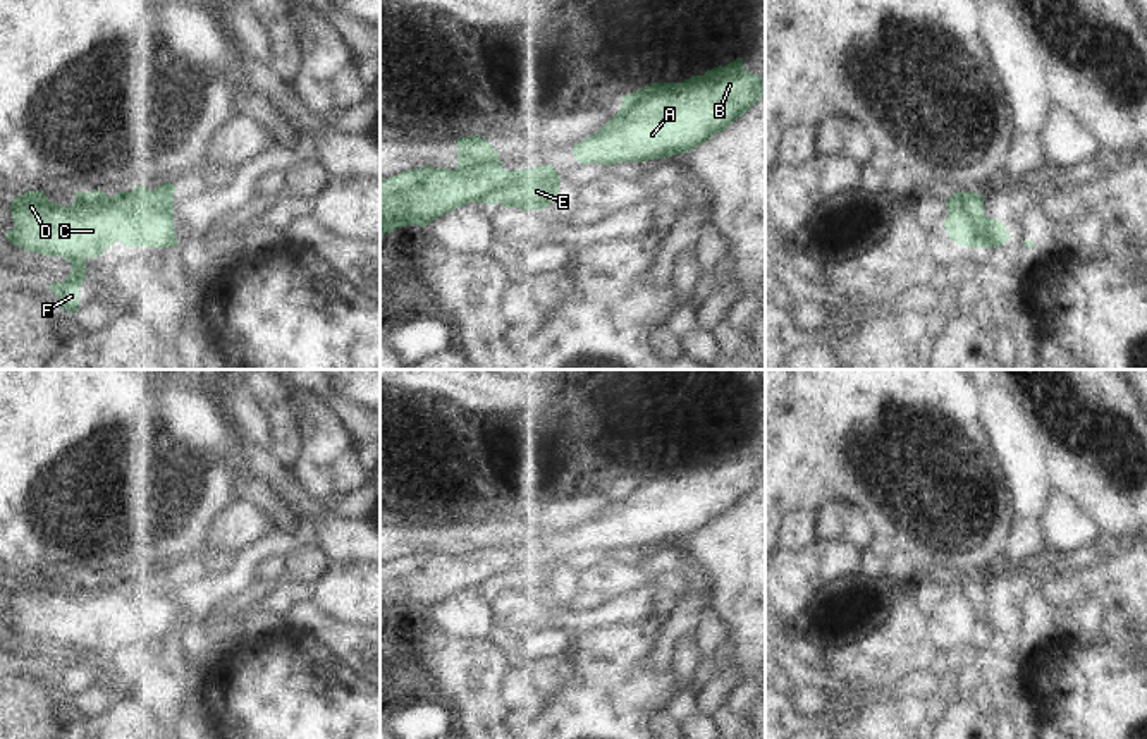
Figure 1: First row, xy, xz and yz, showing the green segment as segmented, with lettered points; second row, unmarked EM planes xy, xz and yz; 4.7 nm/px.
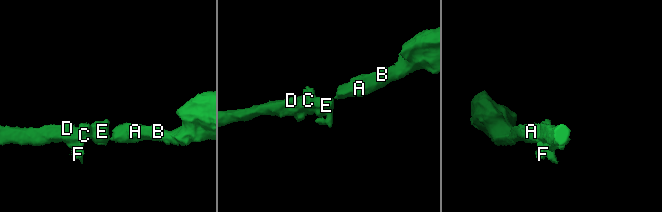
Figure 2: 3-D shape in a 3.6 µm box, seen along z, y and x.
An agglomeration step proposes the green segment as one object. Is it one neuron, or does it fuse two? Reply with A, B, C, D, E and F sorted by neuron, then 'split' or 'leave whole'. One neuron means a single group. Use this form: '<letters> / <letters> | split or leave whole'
A B C D E F | leave whole

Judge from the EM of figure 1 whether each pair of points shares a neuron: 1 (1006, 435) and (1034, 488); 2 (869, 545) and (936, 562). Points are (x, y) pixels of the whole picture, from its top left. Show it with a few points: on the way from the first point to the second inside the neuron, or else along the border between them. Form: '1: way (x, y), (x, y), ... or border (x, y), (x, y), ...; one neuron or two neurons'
1: way (1017, 449), (1025, 475); one neuron
2: border (858, 507), (879, 543); two neurons

